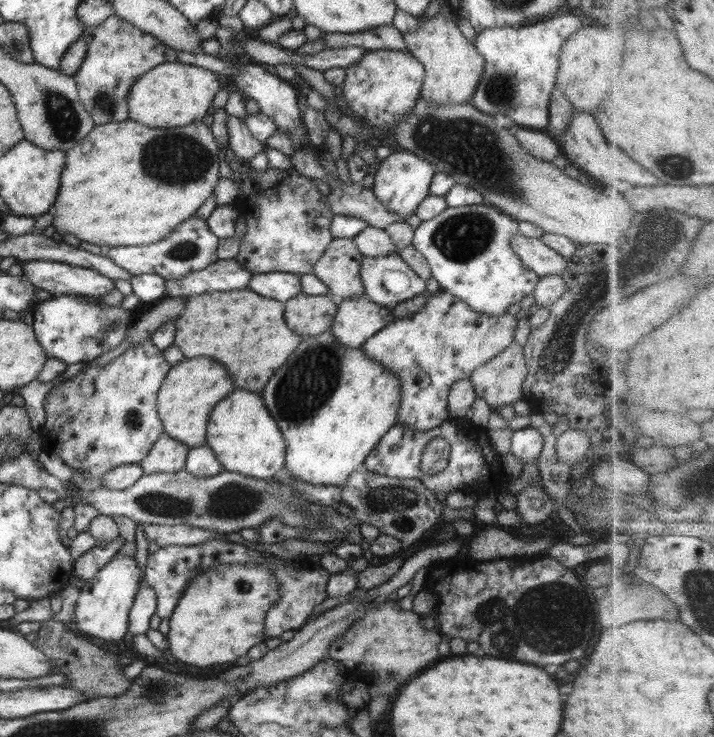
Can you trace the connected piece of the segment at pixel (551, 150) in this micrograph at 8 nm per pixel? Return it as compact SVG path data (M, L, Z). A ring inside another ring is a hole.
M513 125L509 132L527 150L527 152L542 161L551 162L562 154L560 144L551 134L542 134L519 125Z

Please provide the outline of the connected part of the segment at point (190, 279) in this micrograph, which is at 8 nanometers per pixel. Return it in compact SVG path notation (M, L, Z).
M234 259L216 260L206 268L192 271L184 277L166 280L166 294L172 298L196 296L212 290L248 289L252 272L242 268Z

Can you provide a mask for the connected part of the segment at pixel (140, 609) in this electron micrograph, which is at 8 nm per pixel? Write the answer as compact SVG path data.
M144 580L140 584L129 613L128 632L133 635L147 634L158 607L155 591Z

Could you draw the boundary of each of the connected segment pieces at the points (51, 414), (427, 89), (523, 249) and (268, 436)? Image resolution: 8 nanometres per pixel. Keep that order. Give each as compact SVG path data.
M148 339L130 346L106 366L86 366L80 374L63 380L46 394L45 424L40 428L43 448L58 454L71 468L73 475L68 480L70 485L82 491L92 491L102 487L102 475L108 471L142 462L146 458L154 442L165 432L157 411L157 394L170 368L163 351Z
M442 14L422 20L418 17L420 28L416 32L403 34L406 50L425 68L421 98L434 105L462 105L472 101L476 86L484 74L485 58L476 46L462 34L454 22Z
M516 234L510 240L510 247L520 257L524 266L539 277L561 275L567 269L566 258L546 246L541 239Z
M234 390L214 406L207 426L206 444L214 451L224 470L262 479L274 476L274 472L284 466L287 449L284 435L264 406L262 396L248 390Z

